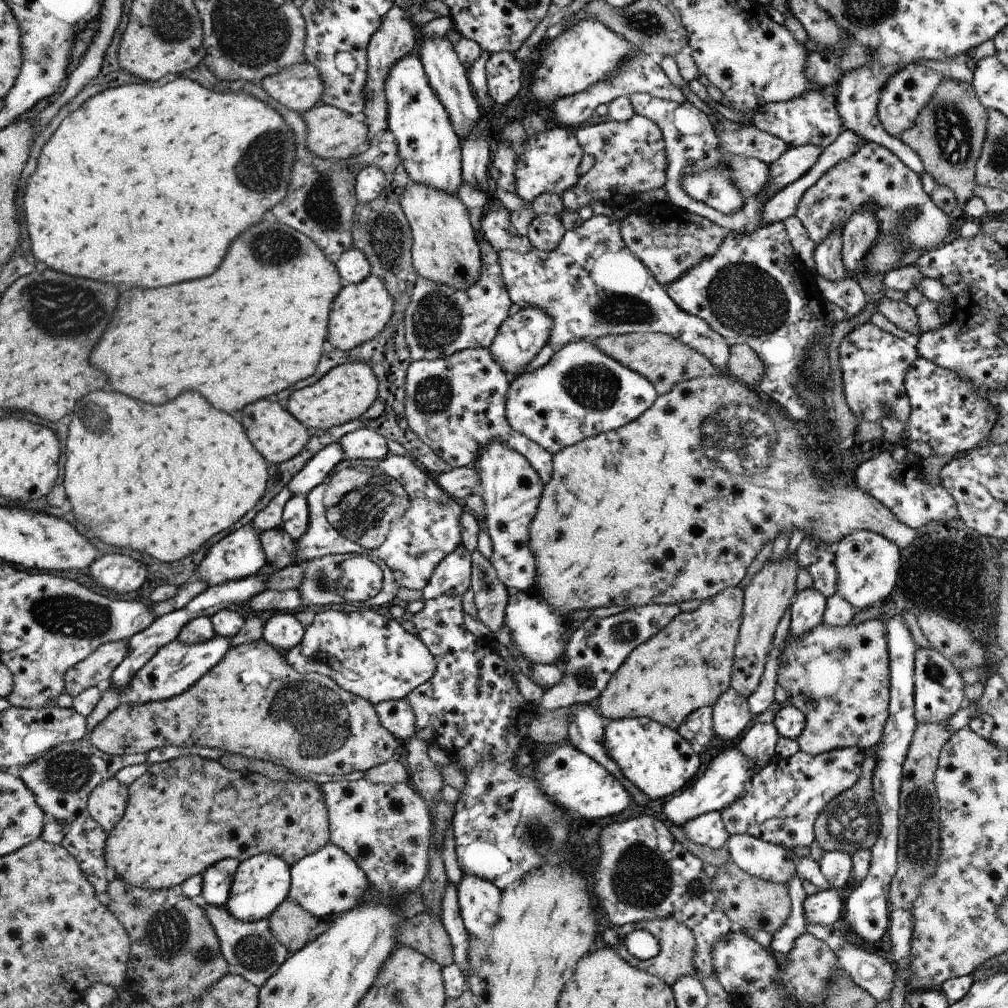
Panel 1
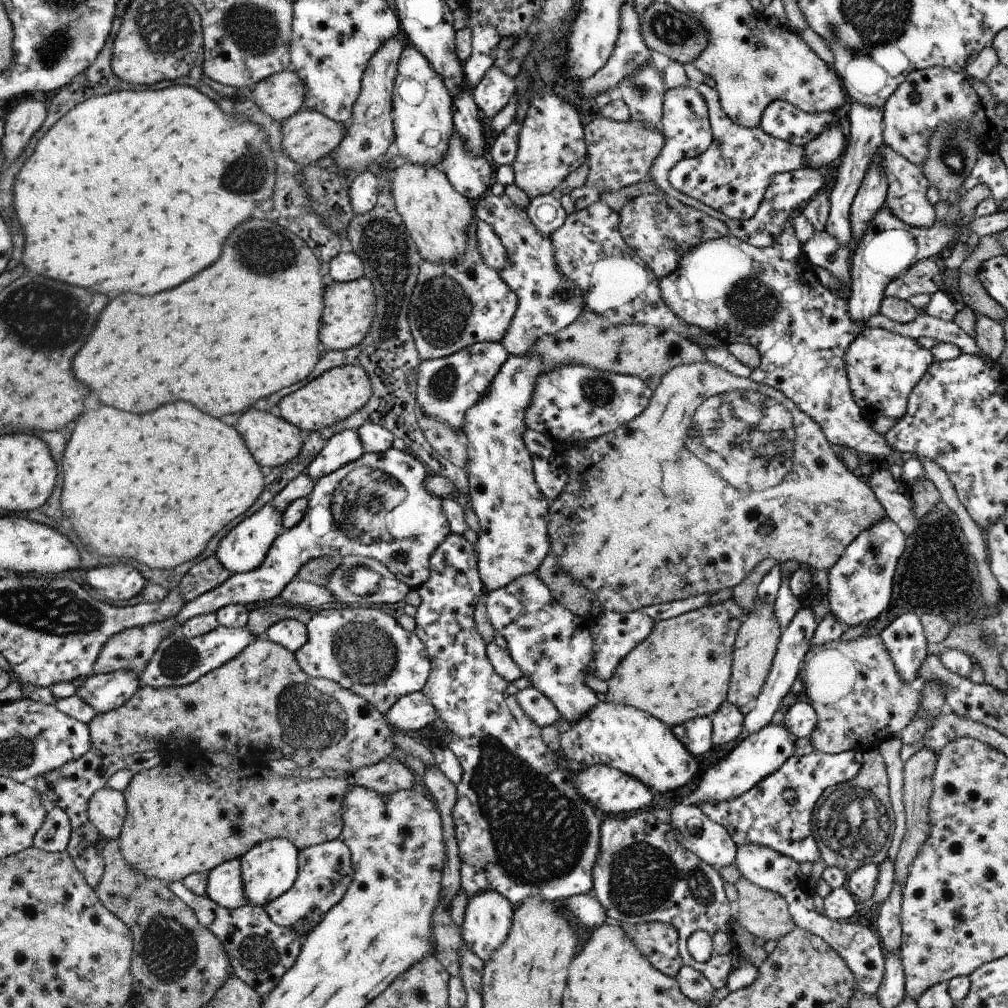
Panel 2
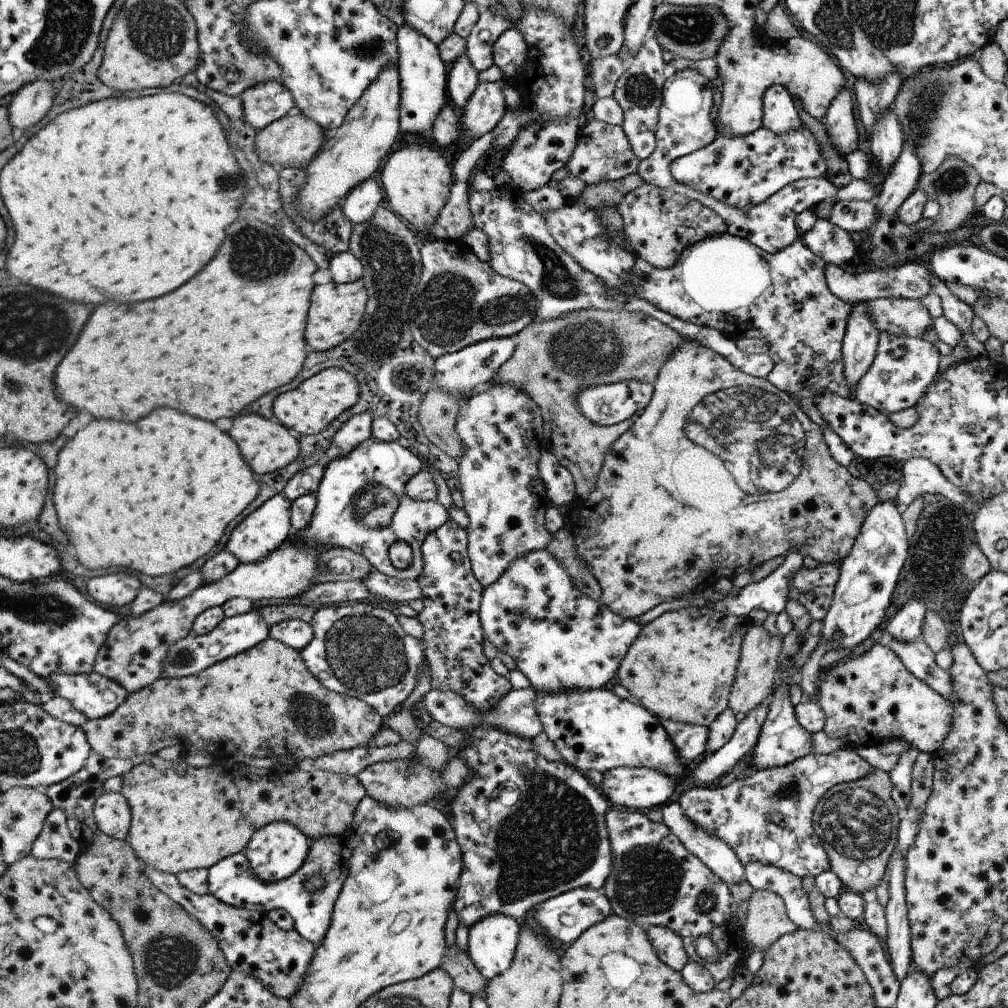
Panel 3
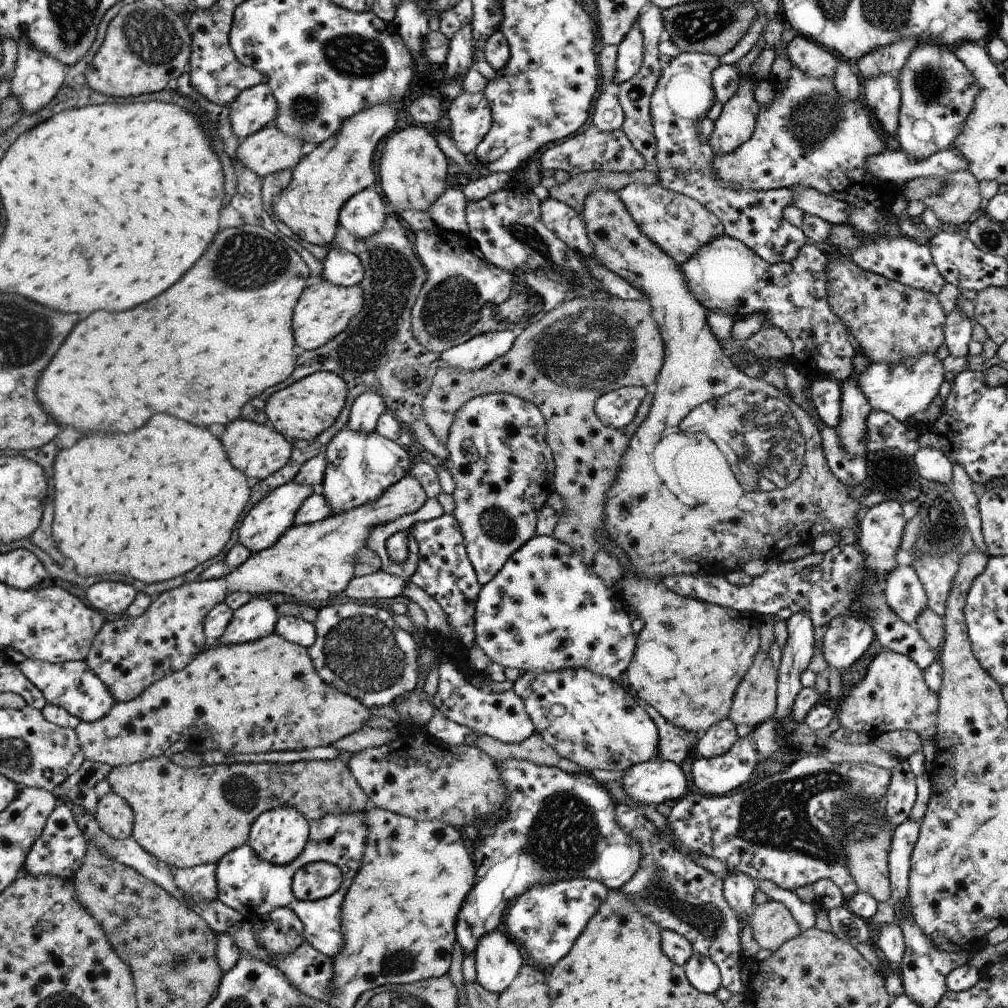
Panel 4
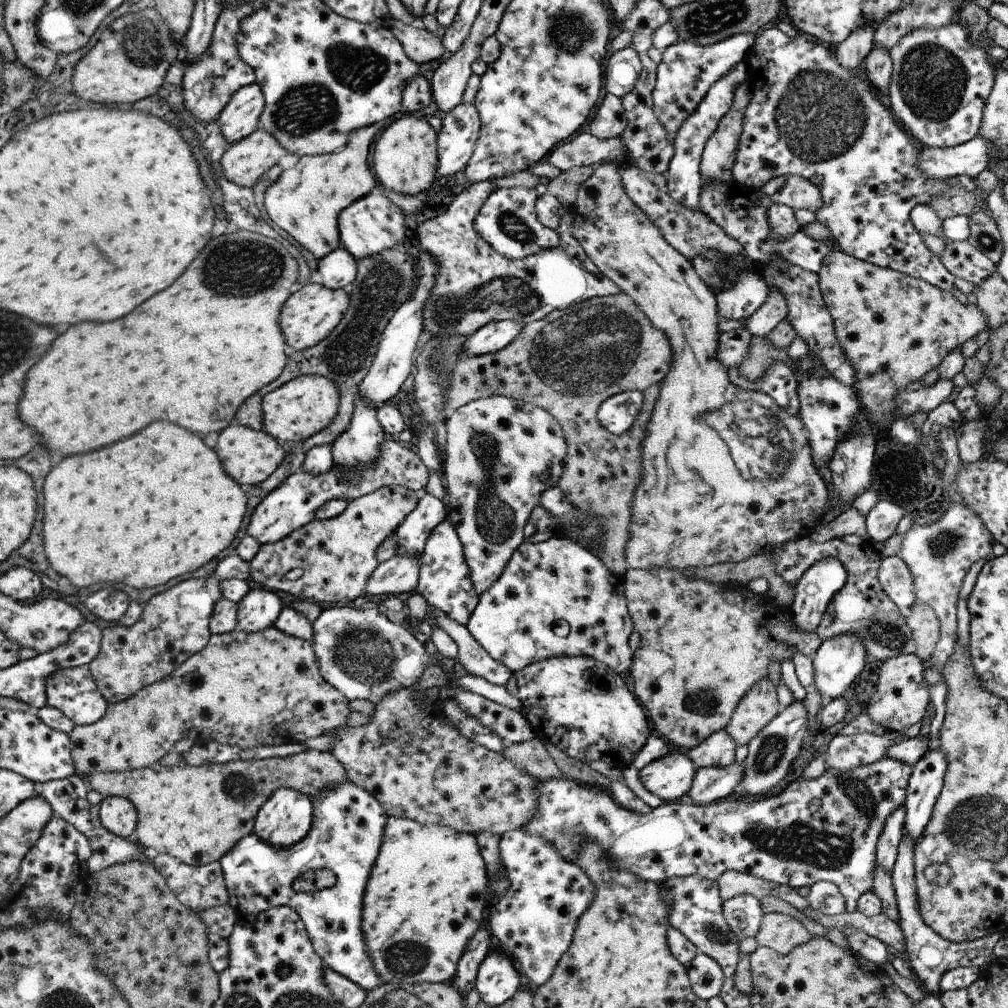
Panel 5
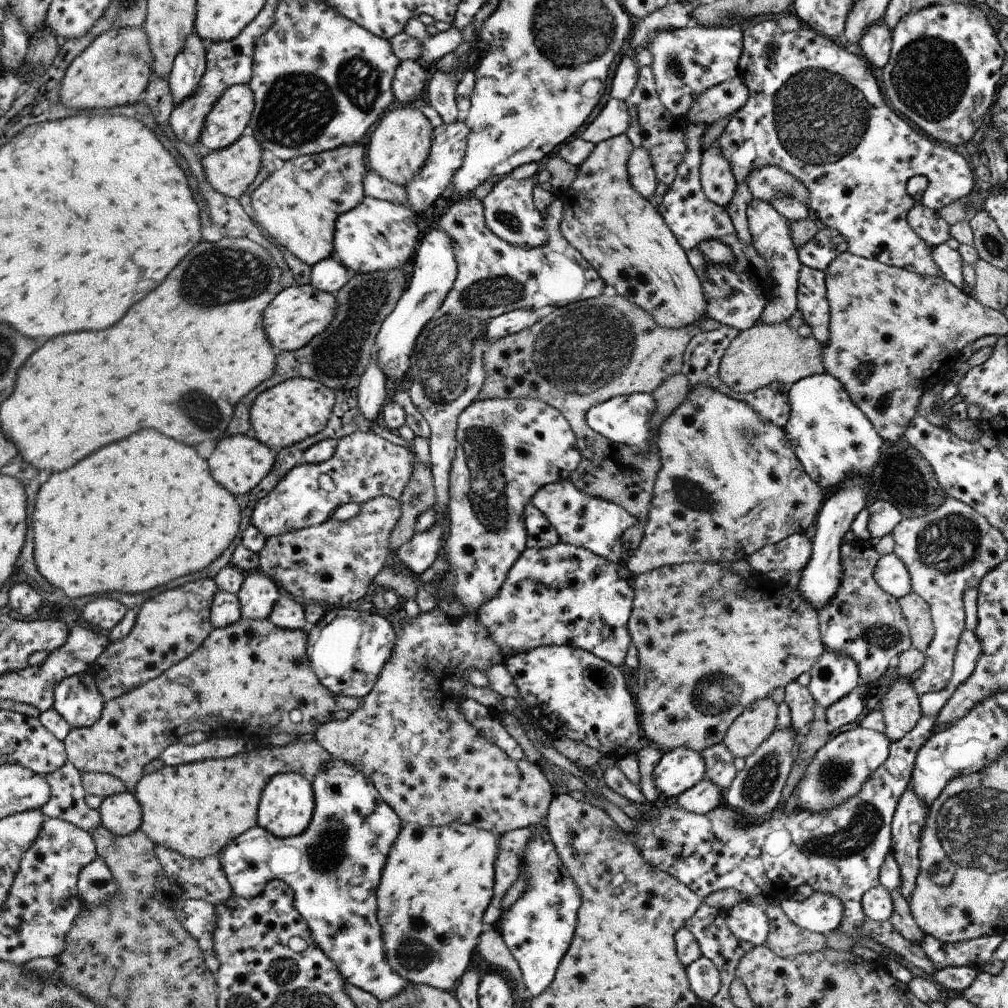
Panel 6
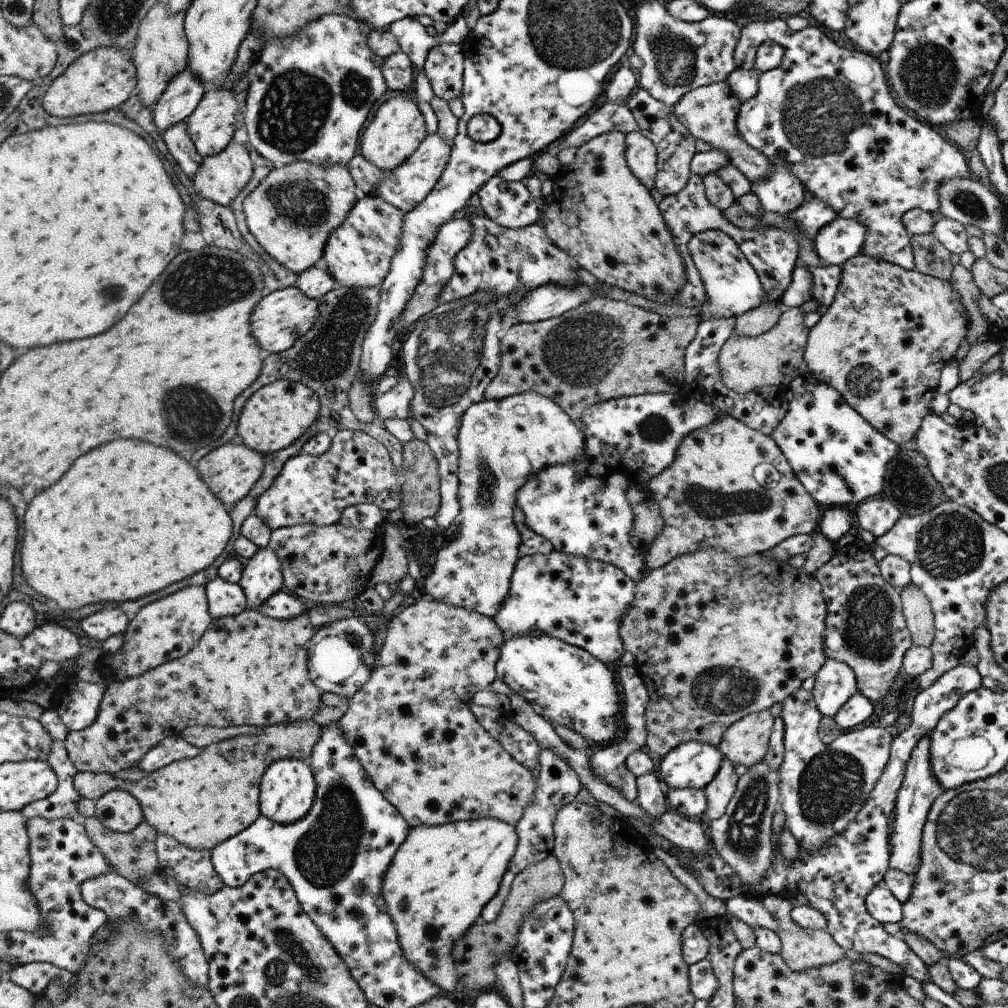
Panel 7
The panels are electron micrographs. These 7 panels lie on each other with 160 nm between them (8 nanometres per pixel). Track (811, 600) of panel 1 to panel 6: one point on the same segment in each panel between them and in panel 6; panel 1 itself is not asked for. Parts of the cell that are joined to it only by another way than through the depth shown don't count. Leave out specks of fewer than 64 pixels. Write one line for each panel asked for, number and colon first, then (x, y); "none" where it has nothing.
2: (795, 640)
3: (712, 766)
4: (717, 776)
5: (714, 783)
6: (704, 797)

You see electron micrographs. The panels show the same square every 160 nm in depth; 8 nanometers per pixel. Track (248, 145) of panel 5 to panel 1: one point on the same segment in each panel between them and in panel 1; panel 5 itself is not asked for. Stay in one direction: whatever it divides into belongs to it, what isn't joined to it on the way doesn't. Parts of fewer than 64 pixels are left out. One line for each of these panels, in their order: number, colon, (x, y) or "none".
1: (332, 133)
2: (308, 135)
3: (292, 141)
4: (269, 151)

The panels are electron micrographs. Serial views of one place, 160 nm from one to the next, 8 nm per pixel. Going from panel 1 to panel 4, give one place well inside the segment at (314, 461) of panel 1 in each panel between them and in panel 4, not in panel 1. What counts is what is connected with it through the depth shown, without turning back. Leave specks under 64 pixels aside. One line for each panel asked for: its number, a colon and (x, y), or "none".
2: (345, 447)
3: (355, 430)
4: (367, 408)

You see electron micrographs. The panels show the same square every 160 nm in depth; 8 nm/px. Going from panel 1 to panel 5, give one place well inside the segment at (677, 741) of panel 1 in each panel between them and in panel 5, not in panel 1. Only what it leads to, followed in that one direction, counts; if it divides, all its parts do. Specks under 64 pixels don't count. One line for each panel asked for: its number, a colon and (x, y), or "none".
2: (629, 739)
3: (592, 729)
4: (588, 719)
5: (580, 705)

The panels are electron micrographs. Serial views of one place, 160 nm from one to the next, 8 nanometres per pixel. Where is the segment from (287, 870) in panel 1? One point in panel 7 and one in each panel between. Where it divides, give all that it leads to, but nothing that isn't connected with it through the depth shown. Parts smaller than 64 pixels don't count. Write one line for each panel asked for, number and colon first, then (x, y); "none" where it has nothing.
2: (269, 869)
3: (276, 851)
4: (279, 835)
5: (285, 819)
6: (286, 806)
7: (287, 790)

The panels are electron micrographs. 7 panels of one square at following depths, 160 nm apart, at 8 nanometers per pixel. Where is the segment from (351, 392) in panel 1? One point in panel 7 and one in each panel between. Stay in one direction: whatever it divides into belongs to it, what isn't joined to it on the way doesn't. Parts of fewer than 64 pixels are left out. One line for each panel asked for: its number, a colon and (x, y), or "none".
2: (340, 392)
3: (321, 399)
4: (304, 410)
5: (302, 407)
6: (288, 413)
7: (275, 416)

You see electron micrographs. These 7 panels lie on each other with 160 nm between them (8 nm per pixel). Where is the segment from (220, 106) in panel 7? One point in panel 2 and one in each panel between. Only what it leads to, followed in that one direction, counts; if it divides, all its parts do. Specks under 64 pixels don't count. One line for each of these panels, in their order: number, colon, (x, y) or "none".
2: (282, 95)
3: (266, 102)
4: (255, 109)
5: (240, 118)
6: (231, 114)

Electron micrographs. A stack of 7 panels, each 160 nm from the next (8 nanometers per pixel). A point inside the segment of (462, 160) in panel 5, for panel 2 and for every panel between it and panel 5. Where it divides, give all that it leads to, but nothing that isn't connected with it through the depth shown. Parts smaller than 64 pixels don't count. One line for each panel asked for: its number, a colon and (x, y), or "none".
2: (496, 89)
3: (486, 107)
4: (470, 116)

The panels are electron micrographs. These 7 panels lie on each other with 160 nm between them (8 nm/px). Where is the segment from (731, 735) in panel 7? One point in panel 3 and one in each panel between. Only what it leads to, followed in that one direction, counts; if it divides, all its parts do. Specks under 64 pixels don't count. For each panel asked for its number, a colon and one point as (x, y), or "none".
3: (757, 670)
4: (756, 698)
5: (760, 705)
6: (758, 721)

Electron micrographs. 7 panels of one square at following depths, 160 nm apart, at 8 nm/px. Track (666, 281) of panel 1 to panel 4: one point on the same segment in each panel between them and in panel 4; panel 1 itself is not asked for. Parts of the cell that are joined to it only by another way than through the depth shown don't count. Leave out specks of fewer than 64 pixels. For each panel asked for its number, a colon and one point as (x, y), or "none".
2: (661, 229)
3: (660, 224)
4: (680, 226)

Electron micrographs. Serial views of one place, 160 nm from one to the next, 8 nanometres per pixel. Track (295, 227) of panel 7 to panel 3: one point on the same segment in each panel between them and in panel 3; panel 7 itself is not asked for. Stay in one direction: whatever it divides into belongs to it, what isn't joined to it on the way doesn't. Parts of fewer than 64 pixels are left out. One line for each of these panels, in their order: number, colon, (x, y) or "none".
3: (354, 153)
4: (338, 169)
5: (306, 201)
6: (299, 206)

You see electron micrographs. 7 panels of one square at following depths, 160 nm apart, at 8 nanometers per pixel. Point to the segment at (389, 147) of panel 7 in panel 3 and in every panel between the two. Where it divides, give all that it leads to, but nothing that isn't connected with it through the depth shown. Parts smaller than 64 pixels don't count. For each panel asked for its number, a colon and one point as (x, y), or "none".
3: (417, 180)
4: (412, 171)
5: (405, 159)
6: (399, 145)

